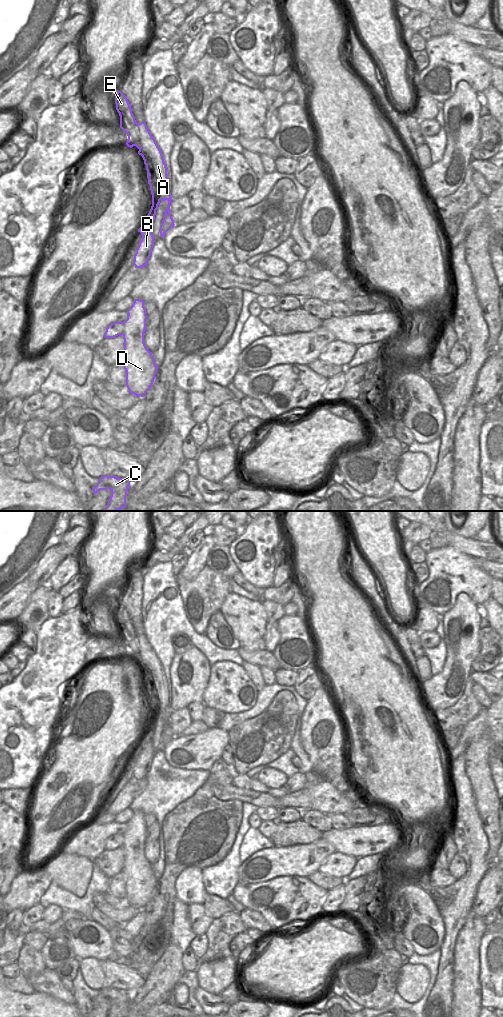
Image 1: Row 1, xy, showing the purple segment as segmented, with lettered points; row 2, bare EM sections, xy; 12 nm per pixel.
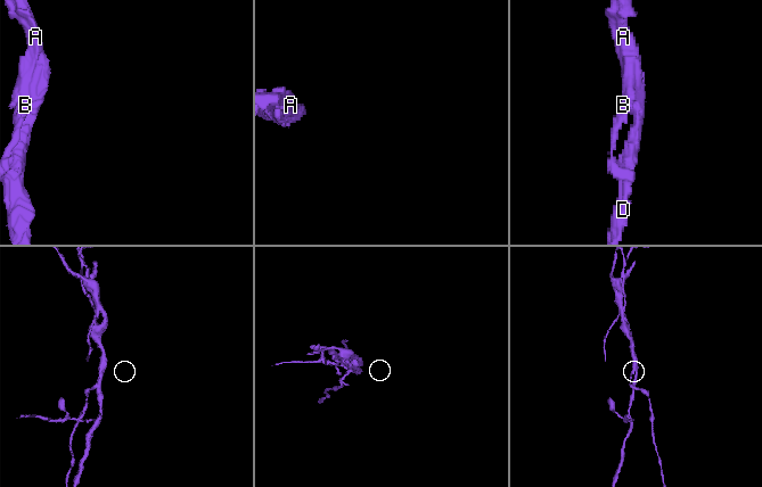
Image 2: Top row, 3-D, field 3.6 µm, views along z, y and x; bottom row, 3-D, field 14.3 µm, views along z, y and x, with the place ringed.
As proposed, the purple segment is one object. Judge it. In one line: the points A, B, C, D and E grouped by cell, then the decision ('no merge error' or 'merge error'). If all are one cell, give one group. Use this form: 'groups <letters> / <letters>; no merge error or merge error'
groups A C D / B E; merge error

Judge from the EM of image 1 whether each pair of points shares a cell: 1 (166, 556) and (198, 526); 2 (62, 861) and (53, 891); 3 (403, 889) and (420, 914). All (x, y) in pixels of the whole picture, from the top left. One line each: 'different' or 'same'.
1: same
2: different
3: same

